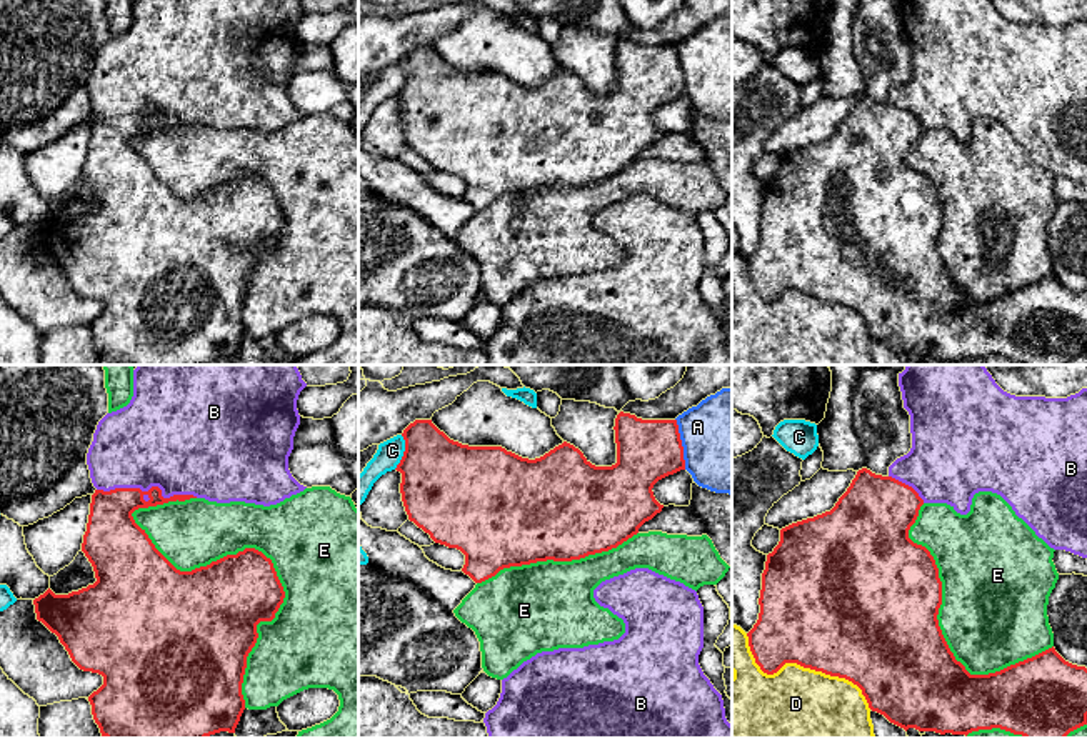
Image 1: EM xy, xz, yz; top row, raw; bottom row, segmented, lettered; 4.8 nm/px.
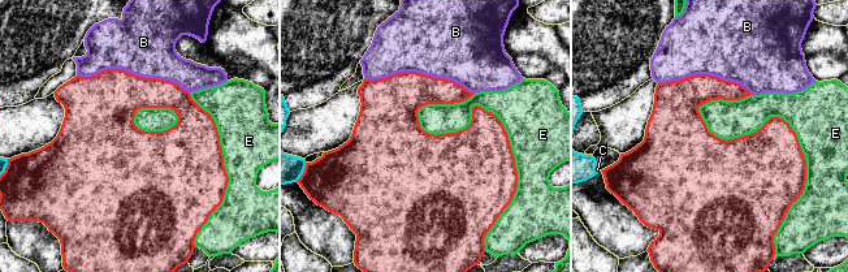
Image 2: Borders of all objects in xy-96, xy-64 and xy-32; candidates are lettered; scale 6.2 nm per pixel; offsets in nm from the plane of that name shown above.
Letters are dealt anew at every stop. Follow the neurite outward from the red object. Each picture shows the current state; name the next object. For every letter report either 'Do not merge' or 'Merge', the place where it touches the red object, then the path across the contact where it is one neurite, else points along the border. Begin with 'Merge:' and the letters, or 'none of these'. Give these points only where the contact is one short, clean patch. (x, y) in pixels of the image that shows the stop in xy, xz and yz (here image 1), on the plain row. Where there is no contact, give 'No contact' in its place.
Merge: E
A: Do not merge. Touches red at xz (681, 70). Boundary: xz (676, 45), (686, 95)
B: Do not merge. Touches red at xy (149, 117)
C: Do not merge. Touches red at xz (404, 79)
D: Do not merge. Touches red at yz (802, 292)
E: Merge. Touches red at xy (270, 189)

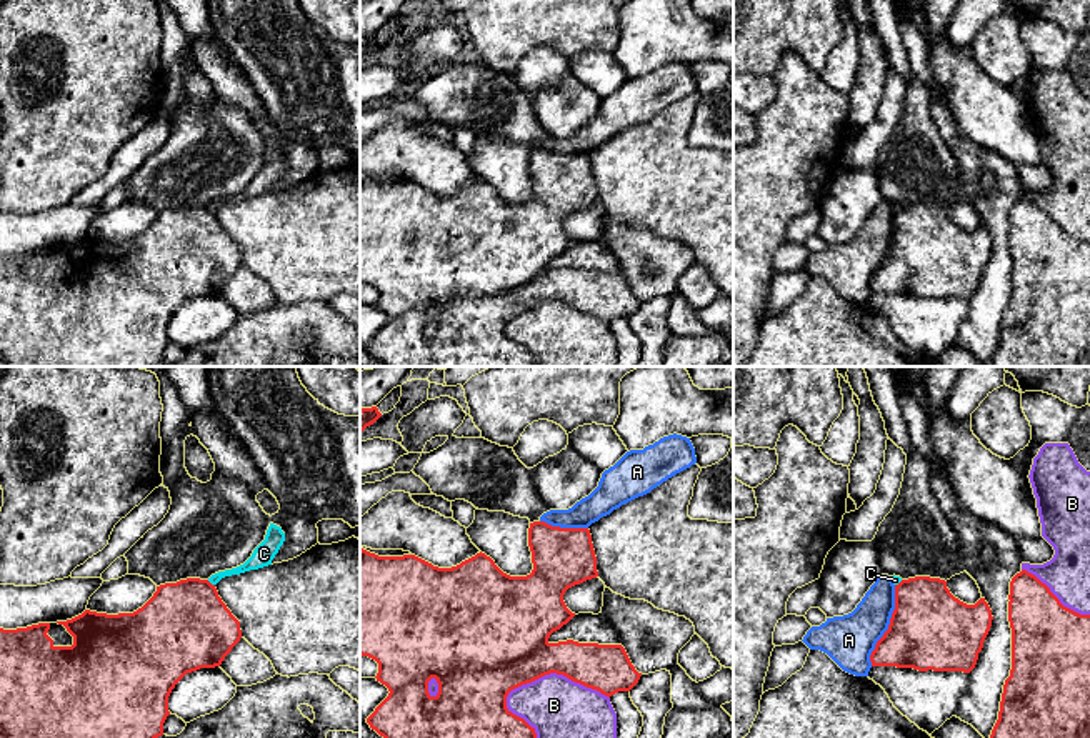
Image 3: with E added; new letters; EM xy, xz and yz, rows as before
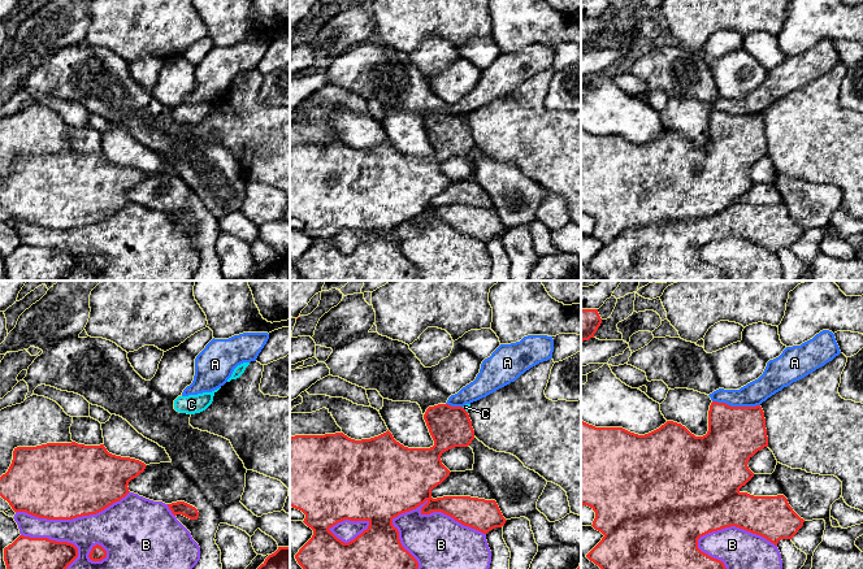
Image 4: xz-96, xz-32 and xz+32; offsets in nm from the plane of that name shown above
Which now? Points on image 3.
Merge: none of these
A: Do not merge. Touches red at yz (889, 252)
B: Do not merge. Touches red at xz (552, 299)
C: Do not merge. Touches red at xy (209, 209). Boundary: xy (207, 207), (214, 212)

